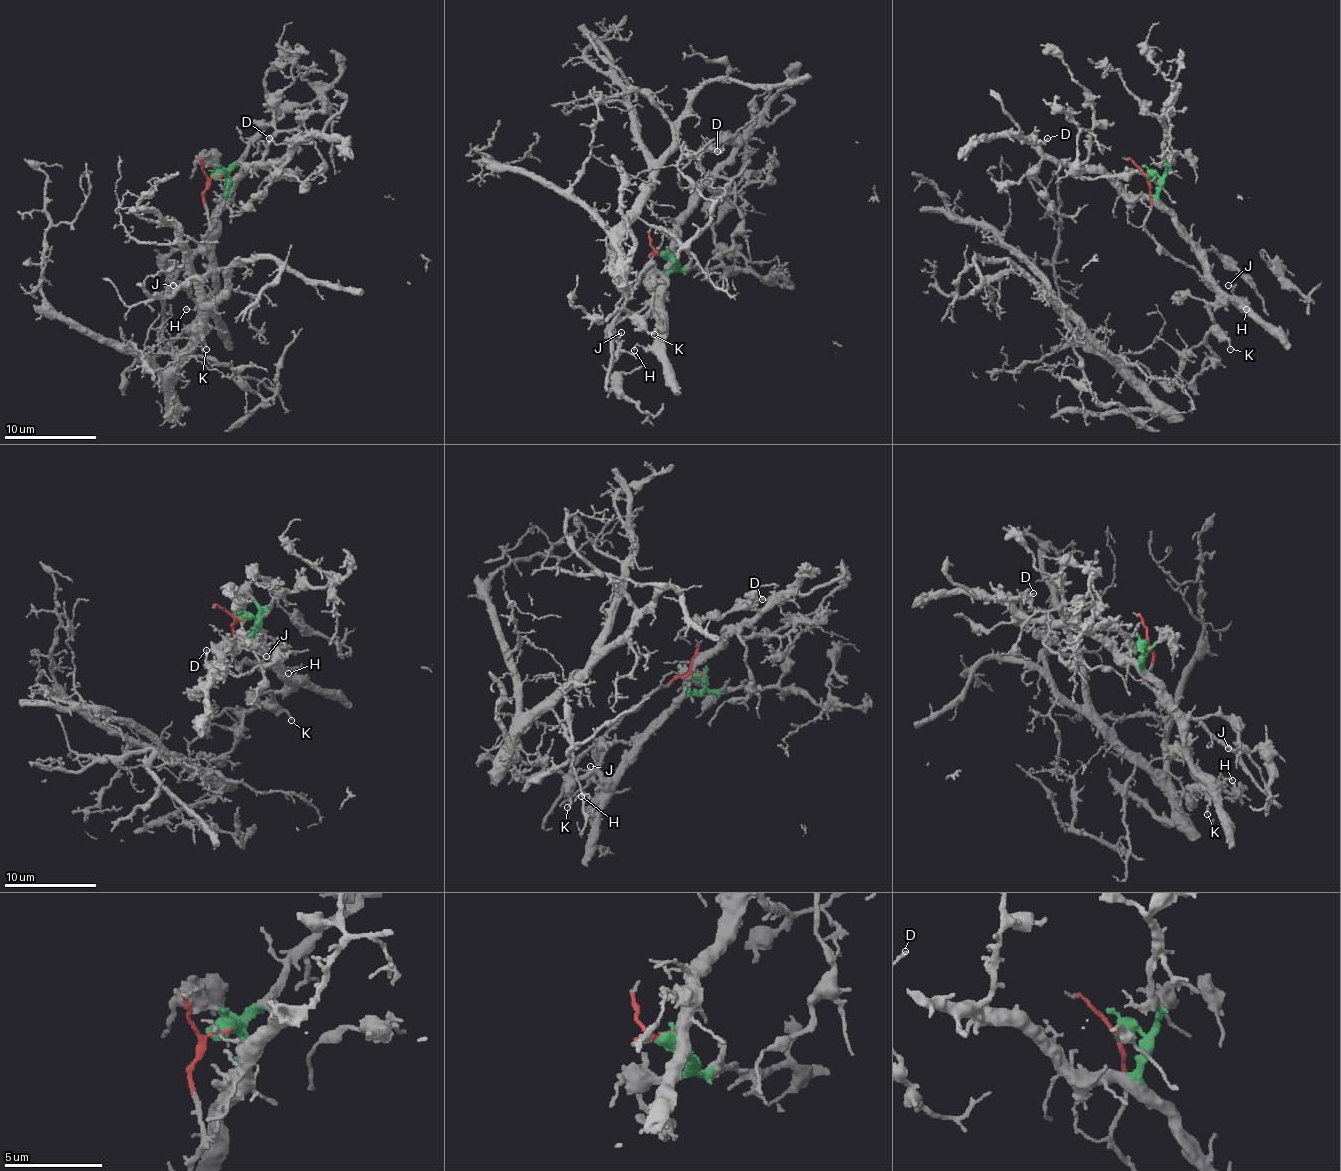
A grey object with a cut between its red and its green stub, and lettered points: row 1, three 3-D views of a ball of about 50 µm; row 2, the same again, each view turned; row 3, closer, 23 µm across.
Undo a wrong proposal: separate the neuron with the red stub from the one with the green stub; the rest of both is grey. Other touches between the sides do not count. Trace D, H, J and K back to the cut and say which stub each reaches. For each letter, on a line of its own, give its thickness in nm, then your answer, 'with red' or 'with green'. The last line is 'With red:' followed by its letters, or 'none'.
D: 170 nm thick; with green
H: 140 nm thick; with green
J: 160 nm thick; with red
K: 160 nm thick; with green
With red: J

